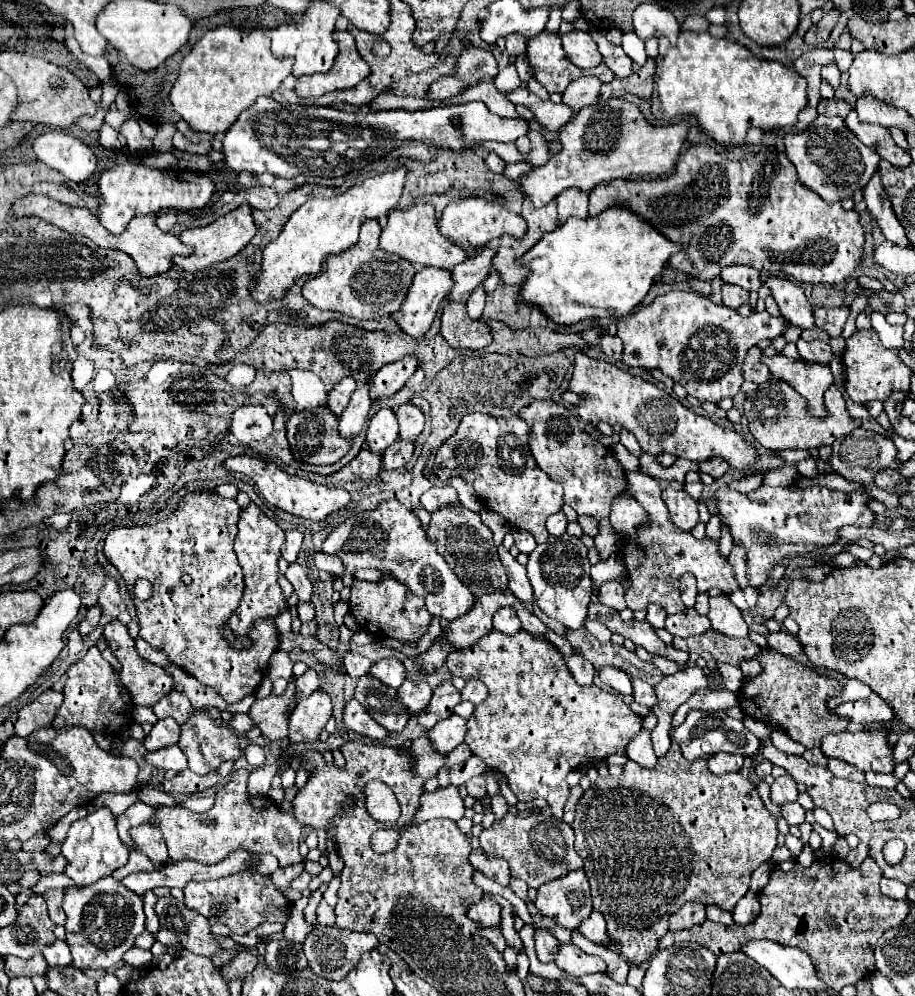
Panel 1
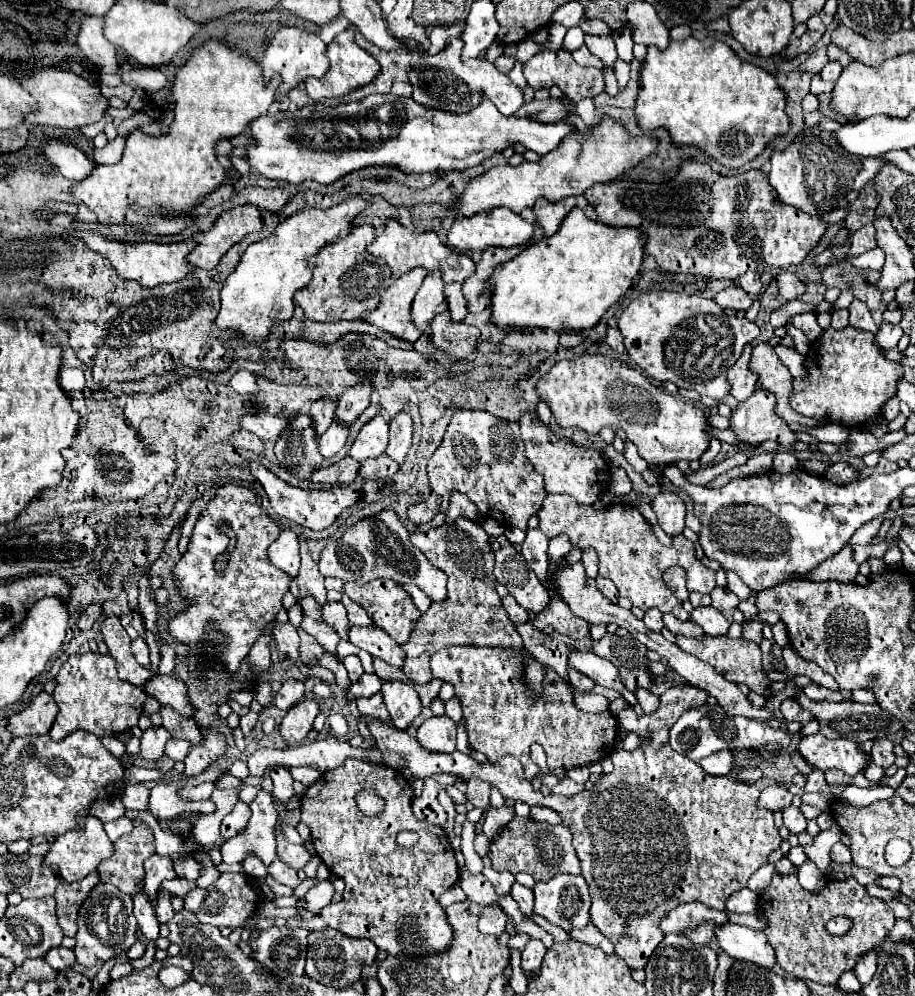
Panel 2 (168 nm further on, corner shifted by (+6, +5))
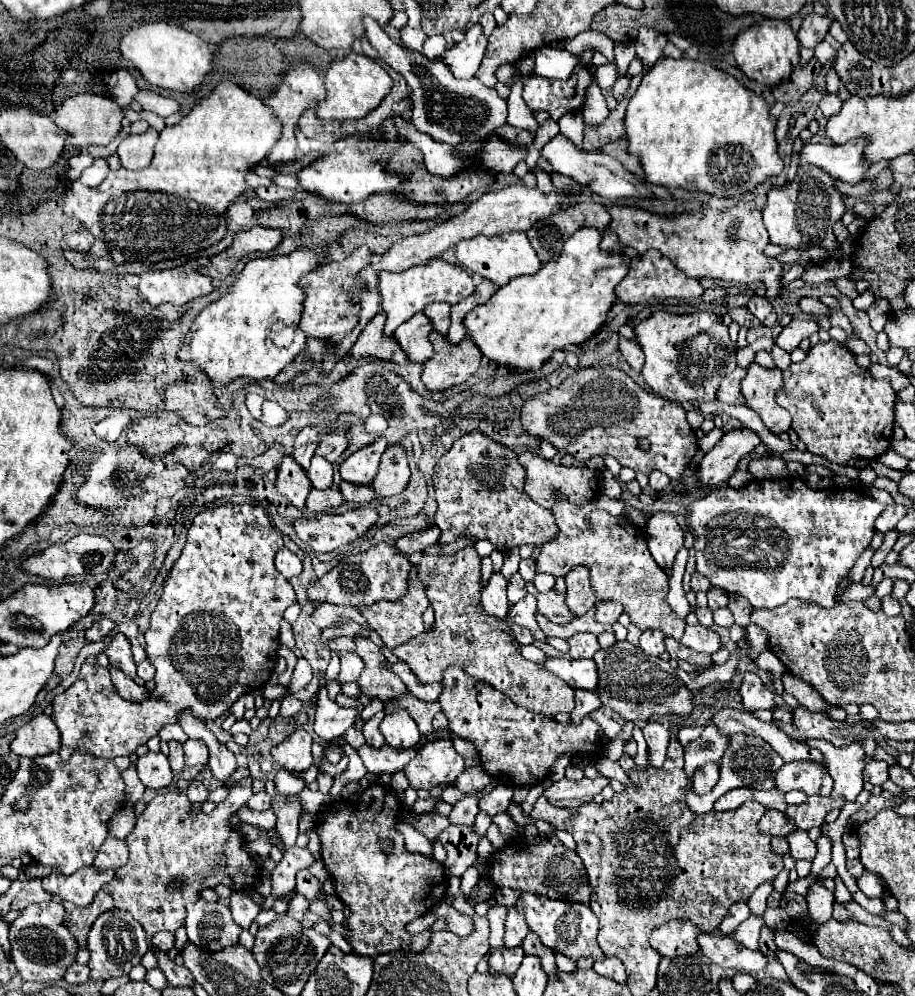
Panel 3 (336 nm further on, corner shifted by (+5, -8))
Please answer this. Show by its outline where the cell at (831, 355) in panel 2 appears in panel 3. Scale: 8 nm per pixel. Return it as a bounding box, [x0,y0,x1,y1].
[776,340,896,464]

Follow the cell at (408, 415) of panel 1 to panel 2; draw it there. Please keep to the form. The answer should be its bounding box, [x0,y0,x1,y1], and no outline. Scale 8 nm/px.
[385,411,413,465]

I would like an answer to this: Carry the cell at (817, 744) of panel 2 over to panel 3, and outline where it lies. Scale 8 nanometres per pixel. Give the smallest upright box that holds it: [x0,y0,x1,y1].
[776,760,834,796]

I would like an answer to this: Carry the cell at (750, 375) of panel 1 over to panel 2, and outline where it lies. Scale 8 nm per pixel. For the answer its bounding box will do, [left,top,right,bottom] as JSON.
[727,345,757,401]

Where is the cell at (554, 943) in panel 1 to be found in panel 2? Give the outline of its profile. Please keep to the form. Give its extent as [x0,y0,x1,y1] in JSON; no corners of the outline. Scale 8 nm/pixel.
[521,939,547,979]

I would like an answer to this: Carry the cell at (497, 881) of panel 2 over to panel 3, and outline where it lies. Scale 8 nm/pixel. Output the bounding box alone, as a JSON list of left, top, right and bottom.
[504,906,528,948]

